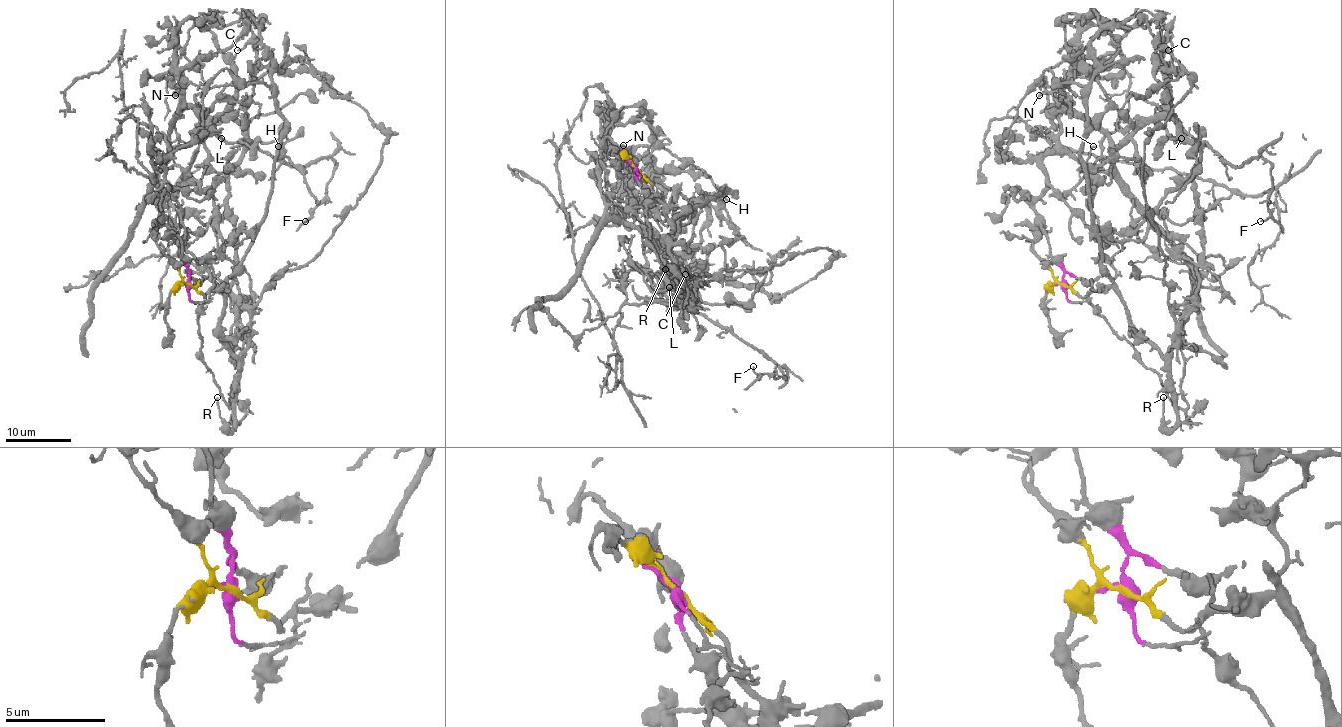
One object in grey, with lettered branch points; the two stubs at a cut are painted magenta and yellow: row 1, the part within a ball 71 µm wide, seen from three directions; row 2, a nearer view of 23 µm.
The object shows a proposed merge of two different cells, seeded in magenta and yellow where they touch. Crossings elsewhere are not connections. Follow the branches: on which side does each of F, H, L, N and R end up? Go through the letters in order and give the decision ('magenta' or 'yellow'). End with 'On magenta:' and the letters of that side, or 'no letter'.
F: magenta
H: yellow
L: magenta
N: magenta
R: yellow
On magenta: F, L, N

